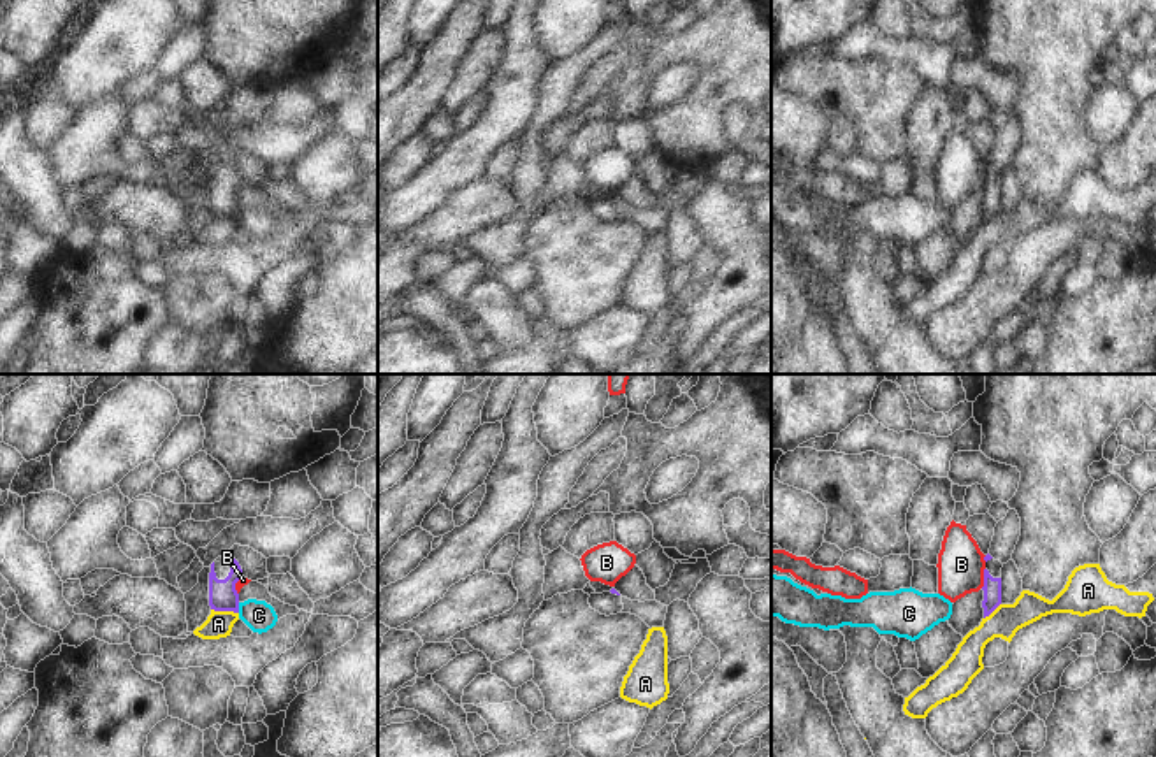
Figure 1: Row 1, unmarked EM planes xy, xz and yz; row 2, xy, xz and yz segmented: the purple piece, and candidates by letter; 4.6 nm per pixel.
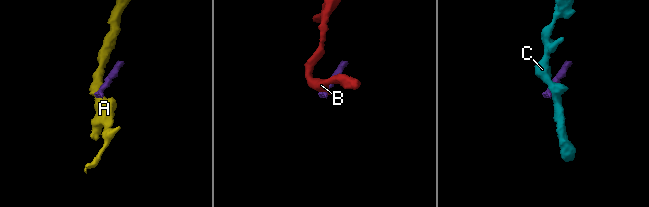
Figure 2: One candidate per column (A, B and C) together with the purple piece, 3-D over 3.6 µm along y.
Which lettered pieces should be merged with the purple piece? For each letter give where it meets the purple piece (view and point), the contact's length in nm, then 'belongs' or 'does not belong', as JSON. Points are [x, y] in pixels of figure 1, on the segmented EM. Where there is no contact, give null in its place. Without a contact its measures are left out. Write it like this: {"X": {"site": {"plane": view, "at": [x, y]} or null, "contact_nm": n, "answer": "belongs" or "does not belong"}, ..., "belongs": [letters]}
{"A": {"site": {"plane": "xy", "at": [225, 610]}, "contact_nm": 130, "answer": "does not belong"}, "B": {"site": {"plane": "yz", "at": [984, 578]}, "contact_nm": 100, "answer": "does not belong"}, "C": {"site": {"plane": "xy", "at": [238, 608]}, "contact_nm": 50, "answer": "does not belong"}, "belongs": []}

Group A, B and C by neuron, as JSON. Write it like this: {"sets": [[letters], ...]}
{"sets": [["A"], ["B"], ["C"]]}

